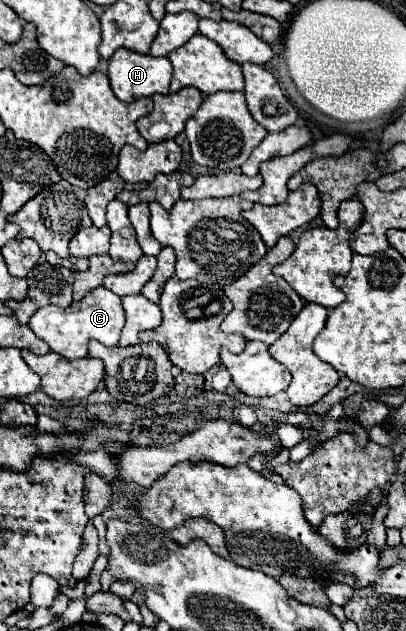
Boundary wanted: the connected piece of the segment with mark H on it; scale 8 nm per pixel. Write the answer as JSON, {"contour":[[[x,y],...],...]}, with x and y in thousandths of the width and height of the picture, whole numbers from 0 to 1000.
{"contour":[[[323,78],[283,81],[268,97],[273,141],[298,160],[372,154],[382,147],[416,147],[421,97],[411,90],[347,87]]]}

